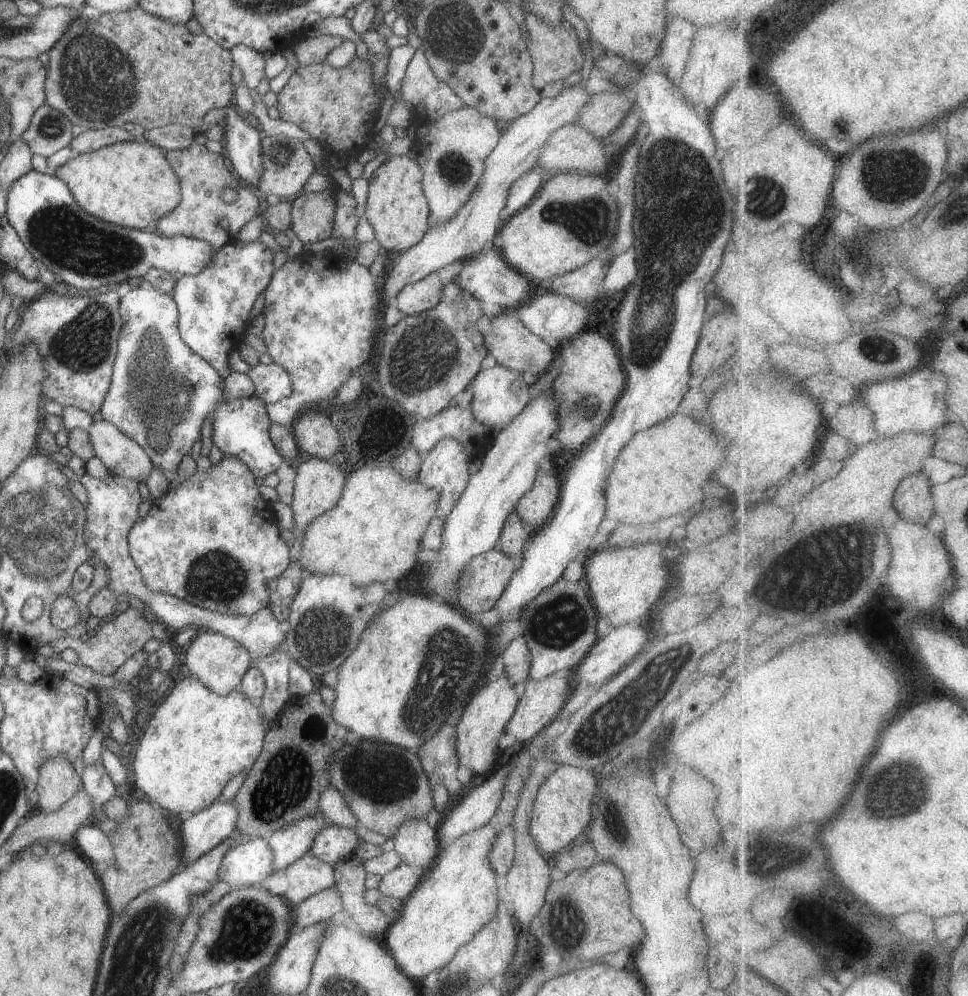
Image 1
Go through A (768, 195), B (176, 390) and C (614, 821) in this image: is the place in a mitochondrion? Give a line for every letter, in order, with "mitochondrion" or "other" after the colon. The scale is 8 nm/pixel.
A: mitochondrion
B: mitochondrion
C: mitochondrion

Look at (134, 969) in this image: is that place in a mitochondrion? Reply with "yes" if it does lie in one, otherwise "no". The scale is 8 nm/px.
yes

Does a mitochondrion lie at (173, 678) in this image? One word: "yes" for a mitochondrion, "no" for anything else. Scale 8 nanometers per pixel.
no

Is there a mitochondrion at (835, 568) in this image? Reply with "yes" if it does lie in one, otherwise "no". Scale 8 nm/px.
yes

